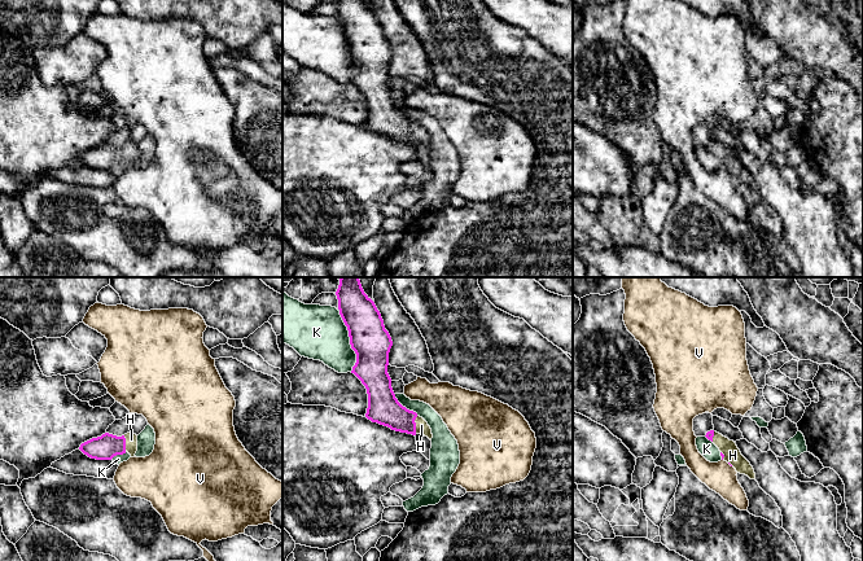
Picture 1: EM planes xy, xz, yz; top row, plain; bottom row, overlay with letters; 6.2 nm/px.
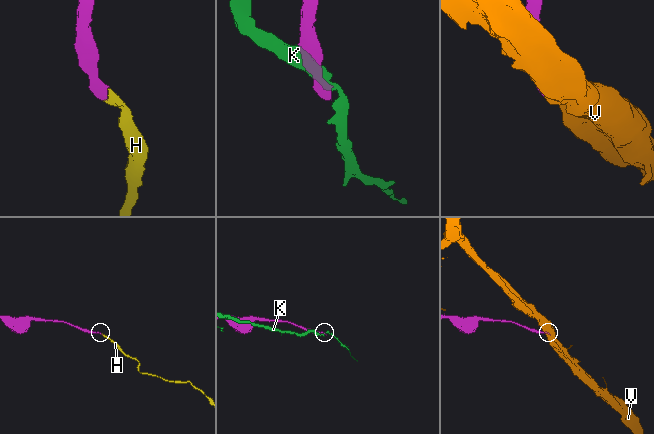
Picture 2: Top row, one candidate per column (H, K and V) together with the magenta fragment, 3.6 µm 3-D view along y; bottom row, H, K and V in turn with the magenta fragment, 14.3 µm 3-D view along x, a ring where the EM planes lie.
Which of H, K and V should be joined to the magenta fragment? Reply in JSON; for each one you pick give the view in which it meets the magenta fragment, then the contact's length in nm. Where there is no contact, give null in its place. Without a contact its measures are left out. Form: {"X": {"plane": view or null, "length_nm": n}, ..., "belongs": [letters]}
{"H": {"plane": "xz", "length_nm": 110}, "belongs": ["H"]}

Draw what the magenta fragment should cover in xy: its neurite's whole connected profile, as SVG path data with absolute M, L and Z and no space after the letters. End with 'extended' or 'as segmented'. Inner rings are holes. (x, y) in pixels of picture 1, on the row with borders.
M131 431L122 437L105 433L101 437L82 443L79 450L88 457L96 460L111 460L114 456L126 452L128 452L131 457L135 457L137 435Z | extended

